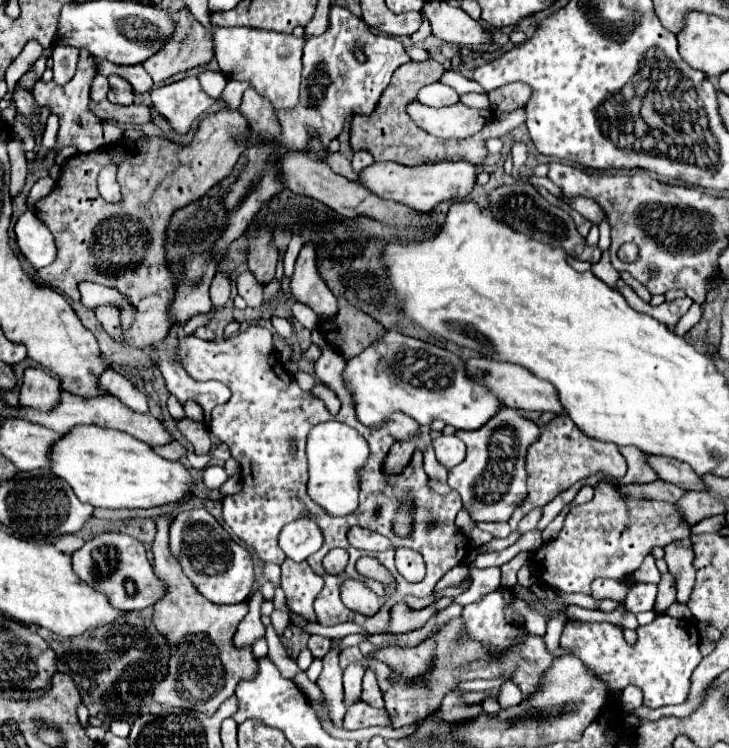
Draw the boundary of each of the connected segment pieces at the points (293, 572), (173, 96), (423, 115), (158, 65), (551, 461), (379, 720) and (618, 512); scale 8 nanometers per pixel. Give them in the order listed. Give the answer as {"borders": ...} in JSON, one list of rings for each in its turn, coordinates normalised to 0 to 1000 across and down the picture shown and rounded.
{"borders":[[[[394,746],[385,754],[385,786],[394,797],[396,813],[432,832],[429,802],[443,786],[443,773],[435,770],[421,751],[402,751]]],[[[257,102],[246,110],[226,112],[207,120],[210,142],[224,152],[240,176],[257,176],[267,158],[284,150],[298,134],[281,126],[267,102]]],[[[567,136],[558,150],[588,179],[599,184],[643,184],[676,160],[676,147],[643,144],[632,136],[610,144],[591,144]]],[[[254,11],[246,13],[240,24],[246,29],[240,48],[235,48],[235,53],[213,75],[207,75],[207,80],[196,83],[196,91],[213,112],[243,96],[278,88],[292,78],[287,75],[284,40]]],[[[767,553],[742,575],[742,583],[737,586],[737,591],[728,594],[728,599],[723,602],[723,631],[726,631],[723,666],[717,668],[715,679],[704,684],[704,690],[698,695],[701,709],[709,709],[712,695],[726,682],[731,682],[737,676],[748,676],[767,658],[783,652],[789,644],[794,644],[805,636],[827,631],[827,634],[835,634],[841,639],[855,639],[860,631],[860,618],[844,594],[811,588],[808,583],[794,578],[789,564],[778,553]]],[[[484,941],[476,947],[471,968],[476,976],[490,976],[512,971],[536,971],[536,955],[528,947],[512,947],[506,941]]],[[[824,642],[816,650],[816,666],[805,674],[794,674],[783,679],[783,684],[775,693],[772,709],[767,711],[764,719],[753,722],[734,738],[734,751],[731,762],[734,770],[770,791],[800,791],[811,794],[811,778],[816,773],[863,773],[882,751],[882,746],[898,733],[898,730],[915,730],[926,722],[937,722],[948,714],[945,701],[940,698],[937,687],[926,679],[920,671],[909,668],[879,668],[879,666],[866,666],[852,658],[852,650],[844,644],[830,644]]]]}

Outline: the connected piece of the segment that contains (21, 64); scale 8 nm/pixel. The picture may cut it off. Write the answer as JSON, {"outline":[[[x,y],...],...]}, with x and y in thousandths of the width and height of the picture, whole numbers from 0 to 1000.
{"outline":[[[43,53],[43,56],[34,59],[32,70],[29,70],[29,72],[18,80],[18,86],[10,91],[7,110],[10,110],[10,115],[12,115],[12,123],[21,118],[21,110],[29,104],[29,99],[37,96],[37,94],[59,75],[59,70],[62,70],[62,64],[59,64],[53,56],[48,56],[48,53]]]}

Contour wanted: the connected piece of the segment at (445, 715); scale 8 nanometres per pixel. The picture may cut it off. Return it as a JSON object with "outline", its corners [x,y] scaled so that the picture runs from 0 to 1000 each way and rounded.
{"outline":[[[623,922],[612,928],[605,939],[605,949],[597,955],[597,960],[610,965],[630,965],[630,963],[652,960],[654,955],[658,955],[661,951],[658,941],[642,944],[634,939],[638,926],[641,926],[638,922]]]}

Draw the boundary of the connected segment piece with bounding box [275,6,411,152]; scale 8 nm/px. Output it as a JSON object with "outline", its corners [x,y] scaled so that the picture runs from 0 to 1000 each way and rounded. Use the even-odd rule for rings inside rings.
{"outline":[[[454,8],[451,11],[451,35],[440,48],[421,51],[416,61],[416,107],[413,107],[413,131],[399,150],[385,150],[385,179],[377,184],[383,190],[383,203],[416,201],[421,203],[421,187],[435,176],[449,195],[465,176],[471,166],[484,152],[506,155],[525,120],[531,118],[539,96],[561,83],[561,72],[553,67],[553,59],[536,51],[520,51],[506,43],[506,35],[484,21],[476,11]],[[484,64],[495,64],[501,83],[487,78]]]}

